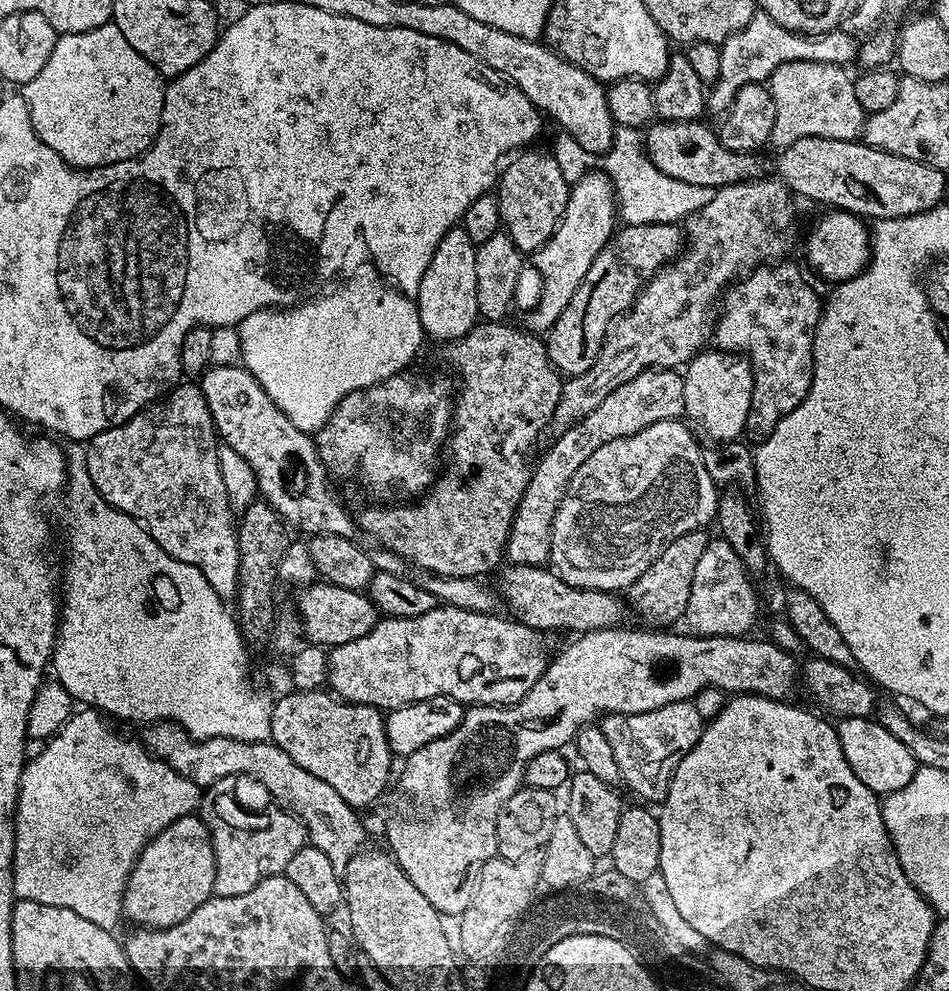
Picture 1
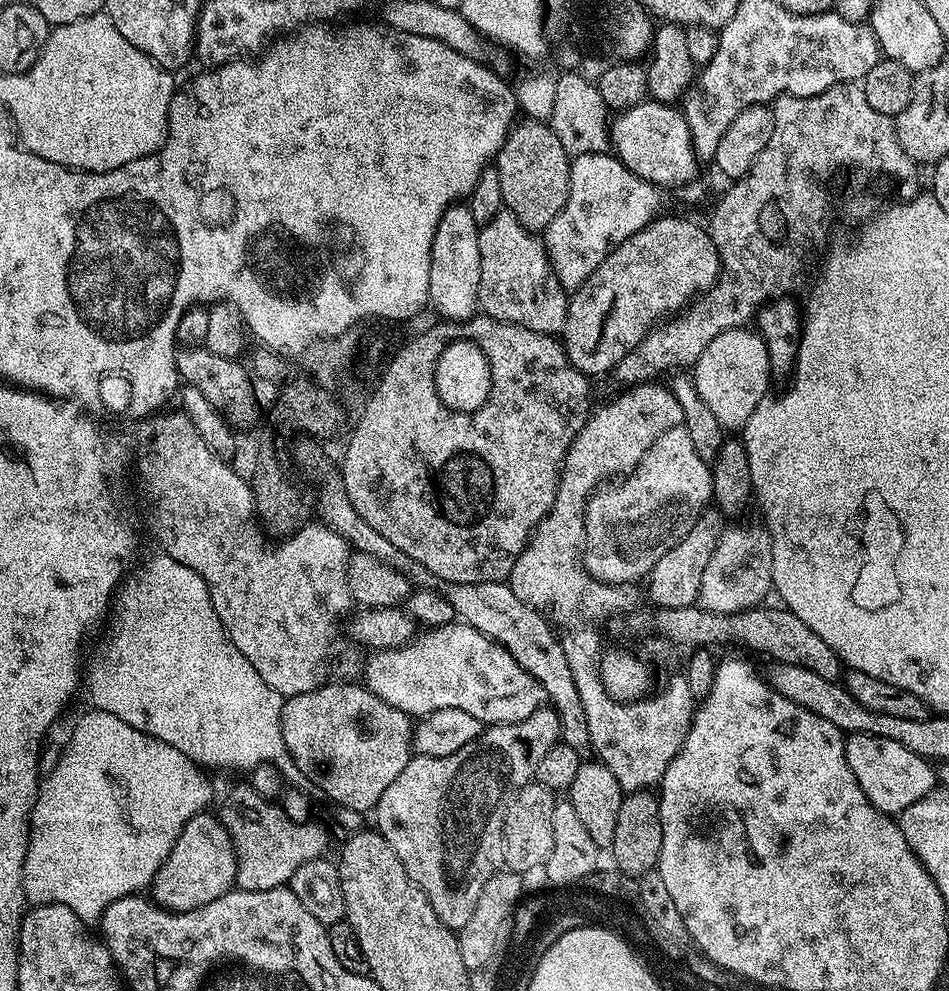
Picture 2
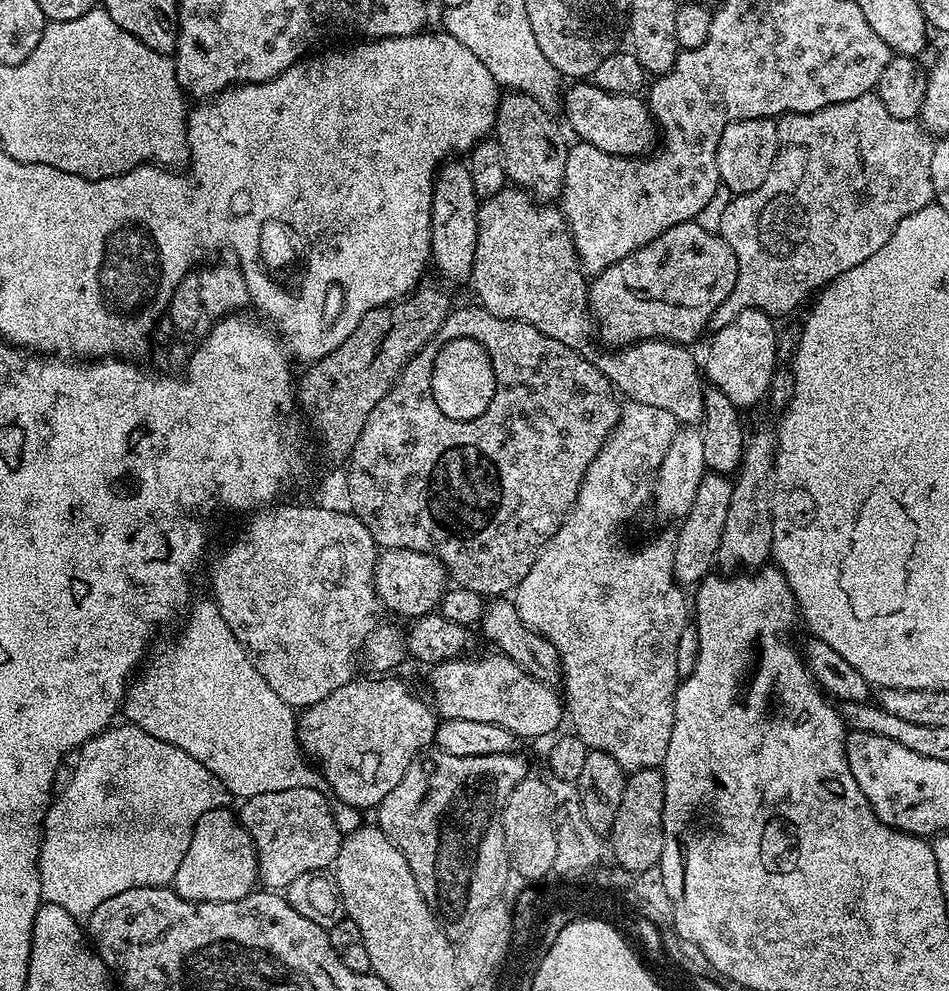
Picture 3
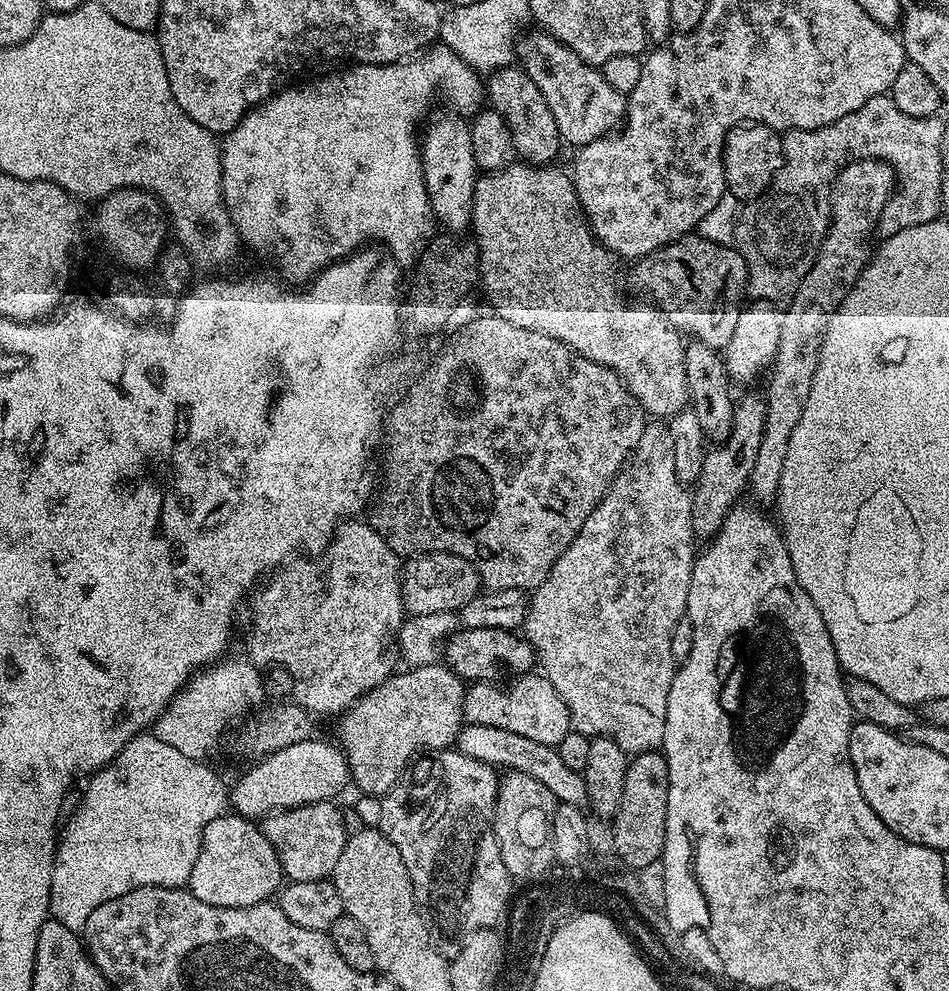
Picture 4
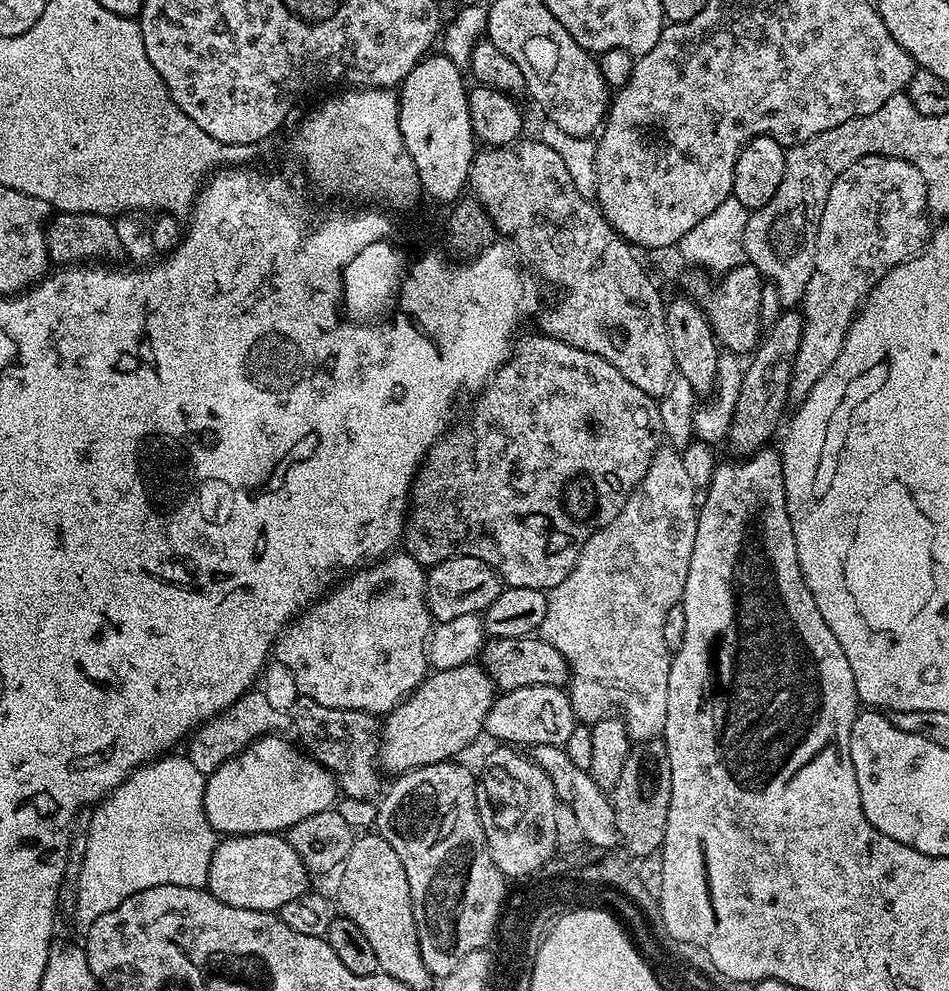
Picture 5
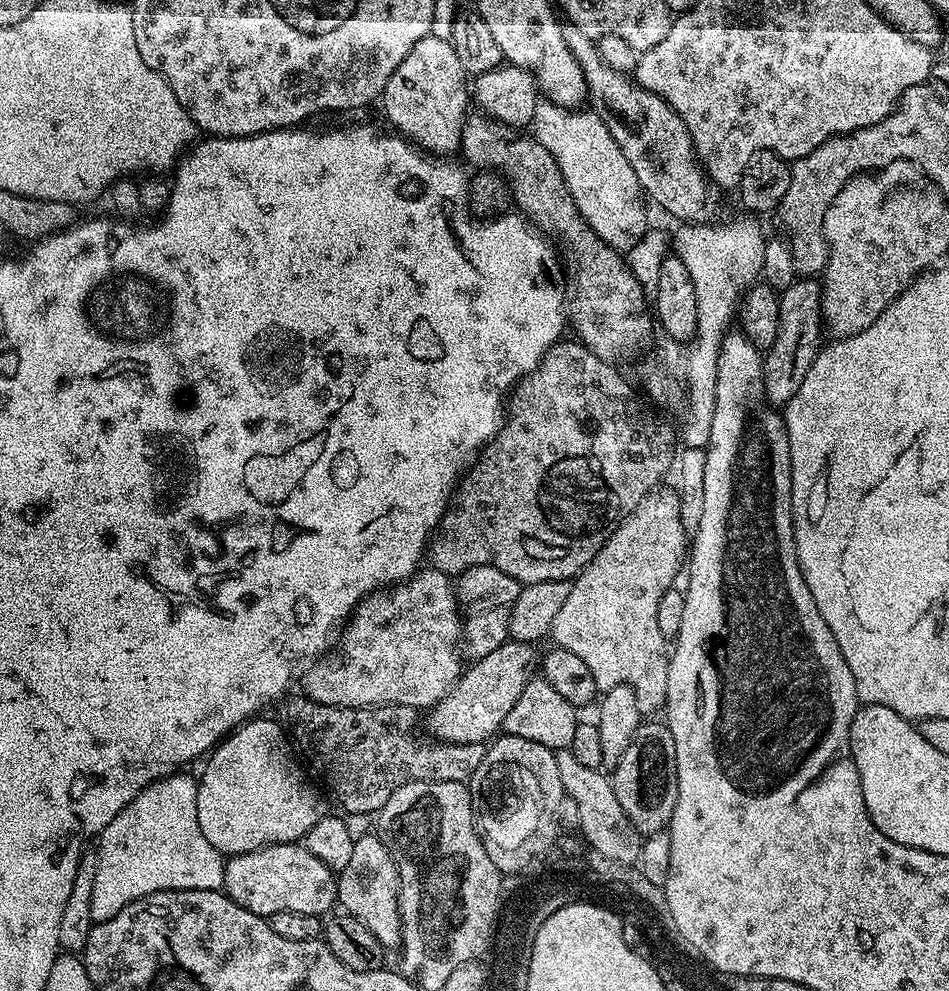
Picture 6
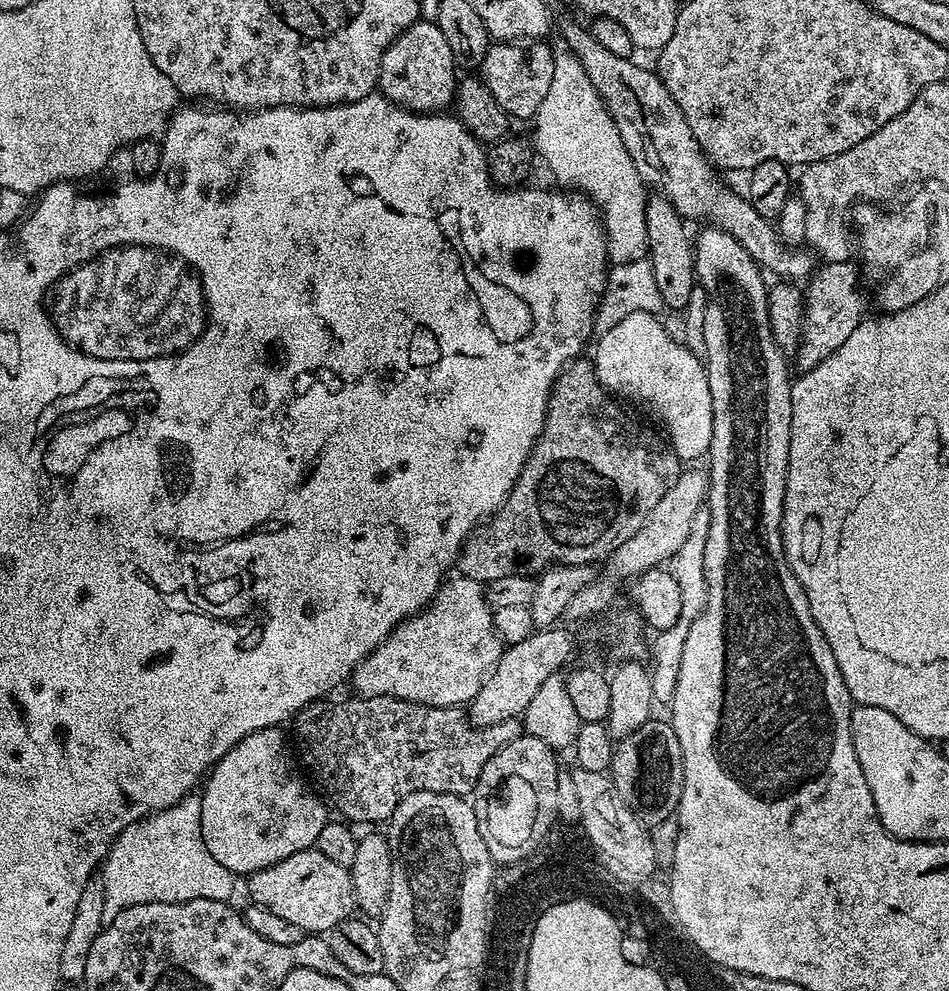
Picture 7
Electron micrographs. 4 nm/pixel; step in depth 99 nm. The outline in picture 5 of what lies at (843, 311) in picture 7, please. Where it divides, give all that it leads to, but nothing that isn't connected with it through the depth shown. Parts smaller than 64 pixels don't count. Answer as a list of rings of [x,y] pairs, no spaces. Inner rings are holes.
[[[784,310],[772,324],[767,325],[762,339],[754,349],[752,361],[744,368],[741,394],[734,410],[732,425],[727,434],[727,443],[732,443],[732,448],[737,457],[751,456],[759,448],[765,447],[768,440],[776,432],[784,411],[790,408],[788,391],[790,378],[794,370],[794,358],[798,358],[798,346],[802,342],[804,318],[799,311]]]

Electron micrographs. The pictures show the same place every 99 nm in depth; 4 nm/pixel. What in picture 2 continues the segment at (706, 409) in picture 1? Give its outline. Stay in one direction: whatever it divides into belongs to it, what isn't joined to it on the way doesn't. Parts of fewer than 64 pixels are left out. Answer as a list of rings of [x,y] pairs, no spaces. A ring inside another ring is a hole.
[[[748,326],[718,334],[718,338],[702,350],[690,375],[702,402],[710,406],[714,418],[725,430],[743,429],[750,414],[754,414],[756,407],[769,395],[768,383],[774,379],[764,339],[759,331]]]

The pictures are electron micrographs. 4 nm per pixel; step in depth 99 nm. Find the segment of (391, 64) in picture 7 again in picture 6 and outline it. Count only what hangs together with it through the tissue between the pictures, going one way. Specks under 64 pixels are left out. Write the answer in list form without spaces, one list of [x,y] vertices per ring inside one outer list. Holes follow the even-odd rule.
[[[439,34],[422,38],[402,58],[398,70],[390,74],[390,82],[384,87],[383,104],[384,116],[396,127],[393,129],[417,148],[441,158],[459,153],[464,119],[470,115],[470,77],[458,54],[454,54],[451,39],[443,40]]]

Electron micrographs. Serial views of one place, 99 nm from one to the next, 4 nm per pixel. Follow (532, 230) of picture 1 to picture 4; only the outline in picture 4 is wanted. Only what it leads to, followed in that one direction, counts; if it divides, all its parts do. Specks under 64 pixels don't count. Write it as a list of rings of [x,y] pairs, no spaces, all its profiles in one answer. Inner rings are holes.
[[[519,66],[498,68],[486,80],[487,103],[506,122],[510,128],[510,138],[514,142],[514,150],[521,161],[529,164],[548,166],[562,149],[562,141],[558,134],[558,122],[554,122],[554,114],[550,114],[550,106],[546,106],[546,98],[542,98],[542,90],[534,86],[534,78]]]

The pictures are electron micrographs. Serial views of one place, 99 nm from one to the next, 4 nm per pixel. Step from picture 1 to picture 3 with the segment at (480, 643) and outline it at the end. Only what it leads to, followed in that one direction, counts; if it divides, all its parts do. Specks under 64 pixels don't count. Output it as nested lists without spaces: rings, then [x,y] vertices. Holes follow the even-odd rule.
[[[461,654],[455,660],[443,660],[441,664],[431,665],[428,680],[432,683],[431,703],[435,711],[443,719],[466,718],[466,722],[490,722],[494,726],[502,726],[510,730],[517,738],[524,736],[551,737],[560,719],[566,716],[566,708],[555,687],[549,686],[543,680],[535,680],[526,670],[519,668],[510,657],[503,654],[496,656],[468,656]]]

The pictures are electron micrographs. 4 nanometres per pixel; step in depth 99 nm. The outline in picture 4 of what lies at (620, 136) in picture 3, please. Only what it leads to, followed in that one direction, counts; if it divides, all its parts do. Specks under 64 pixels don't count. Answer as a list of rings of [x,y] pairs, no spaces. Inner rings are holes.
[[[535,30],[529,36],[521,35],[518,40],[518,64],[523,68],[525,72],[530,74],[530,78],[534,78],[534,86],[538,86],[538,90],[542,90],[542,98],[546,98],[546,106],[550,106],[550,114],[554,114],[554,122],[558,122],[558,134],[561,141],[565,145],[573,144],[573,146],[579,146],[581,144],[589,144],[594,142],[598,138],[615,133],[617,129],[621,127],[622,121],[626,115],[626,97],[622,94],[618,94],[618,90],[614,90],[614,86],[610,86],[606,83],[606,78],[602,78],[599,67],[591,64],[583,64],[576,54],[566,46],[562,46],[560,42],[549,36],[547,32],[543,30]]]

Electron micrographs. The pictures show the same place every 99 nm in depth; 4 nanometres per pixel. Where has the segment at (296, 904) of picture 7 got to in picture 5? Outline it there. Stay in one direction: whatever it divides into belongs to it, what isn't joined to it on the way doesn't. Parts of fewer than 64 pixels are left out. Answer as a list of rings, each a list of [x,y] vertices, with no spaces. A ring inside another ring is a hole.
[[[263,832],[225,836],[217,843],[214,858],[210,858],[206,891],[214,894],[218,902],[226,902],[226,906],[279,913],[280,907],[290,902],[290,898],[298,898],[303,892],[309,891],[308,879],[308,868],[283,835]]]

